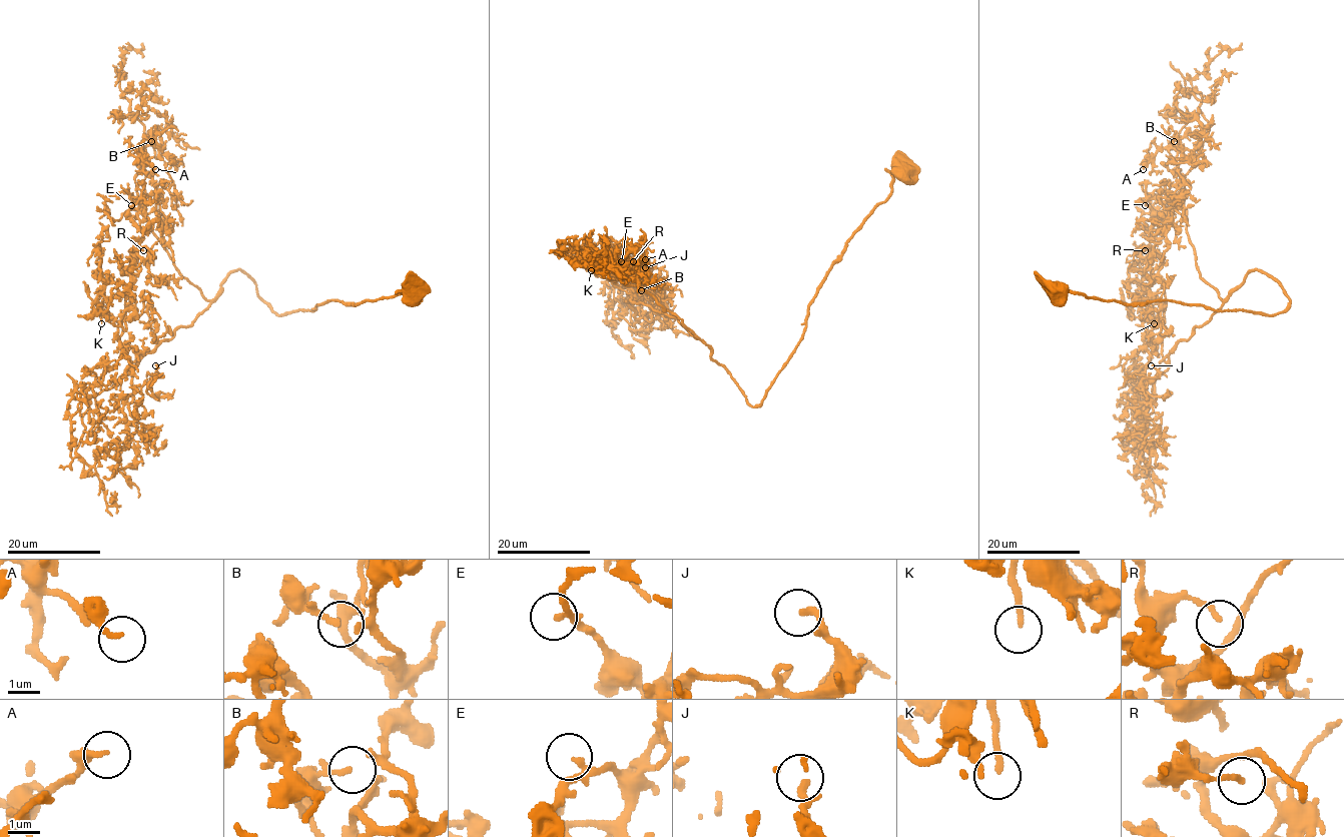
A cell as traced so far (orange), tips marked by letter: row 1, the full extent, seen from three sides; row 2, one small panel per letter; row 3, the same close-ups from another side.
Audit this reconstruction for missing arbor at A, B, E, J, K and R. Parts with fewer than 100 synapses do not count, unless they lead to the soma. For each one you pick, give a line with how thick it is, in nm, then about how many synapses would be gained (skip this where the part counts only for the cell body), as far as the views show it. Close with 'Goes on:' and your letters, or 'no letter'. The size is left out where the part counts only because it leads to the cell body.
K: calibre 180 nm; 200 synapses
Goes on: K

